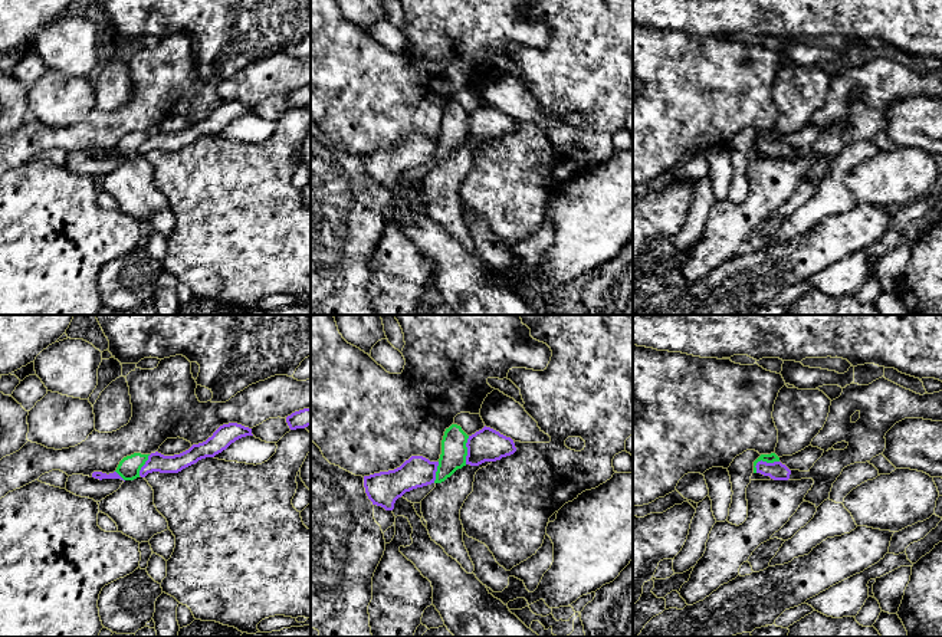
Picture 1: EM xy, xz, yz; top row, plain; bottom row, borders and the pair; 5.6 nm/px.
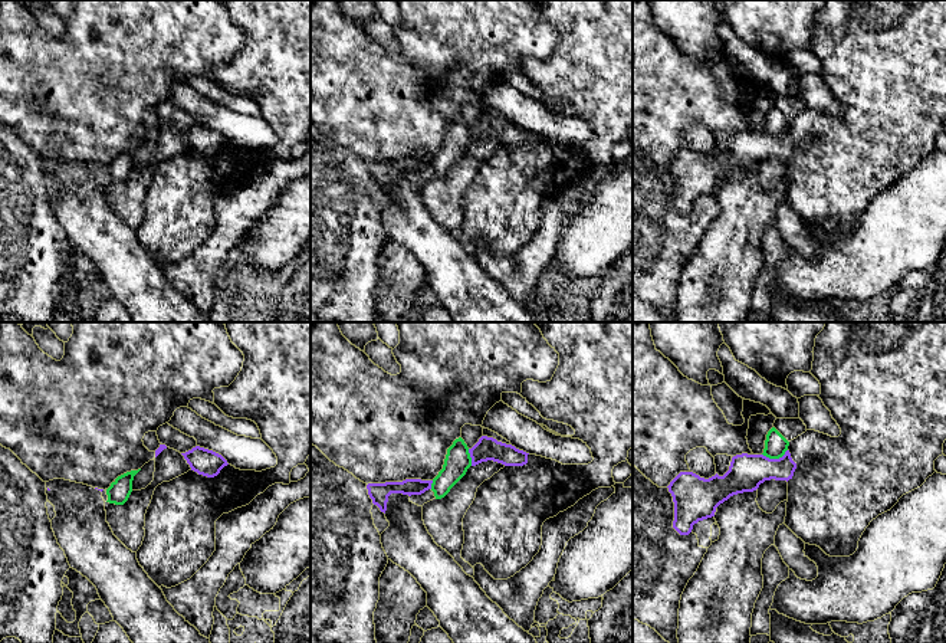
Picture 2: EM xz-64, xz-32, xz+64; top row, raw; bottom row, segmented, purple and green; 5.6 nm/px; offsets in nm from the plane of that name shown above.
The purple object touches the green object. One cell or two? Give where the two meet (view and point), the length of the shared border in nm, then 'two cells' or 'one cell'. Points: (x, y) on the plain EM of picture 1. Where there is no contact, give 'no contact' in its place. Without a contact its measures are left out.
yz (762, 140) | 150 nm | two cells

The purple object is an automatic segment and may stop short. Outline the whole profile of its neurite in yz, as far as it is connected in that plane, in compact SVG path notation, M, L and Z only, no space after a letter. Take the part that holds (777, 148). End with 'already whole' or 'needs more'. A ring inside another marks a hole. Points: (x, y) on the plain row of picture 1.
M761 138L755 145L756 151L769 154L774 158L788 158L791 152L791 148L781 139L767 141Z; already whole

